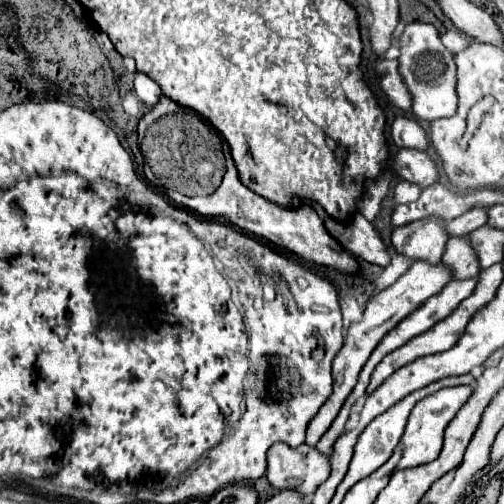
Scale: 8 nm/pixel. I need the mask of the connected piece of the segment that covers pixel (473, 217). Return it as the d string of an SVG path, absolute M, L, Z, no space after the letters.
M470 209L468 213L452 219L446 223L448 237L462 237L466 233L472 233L474 229L482 227L486 223L486 209Z

